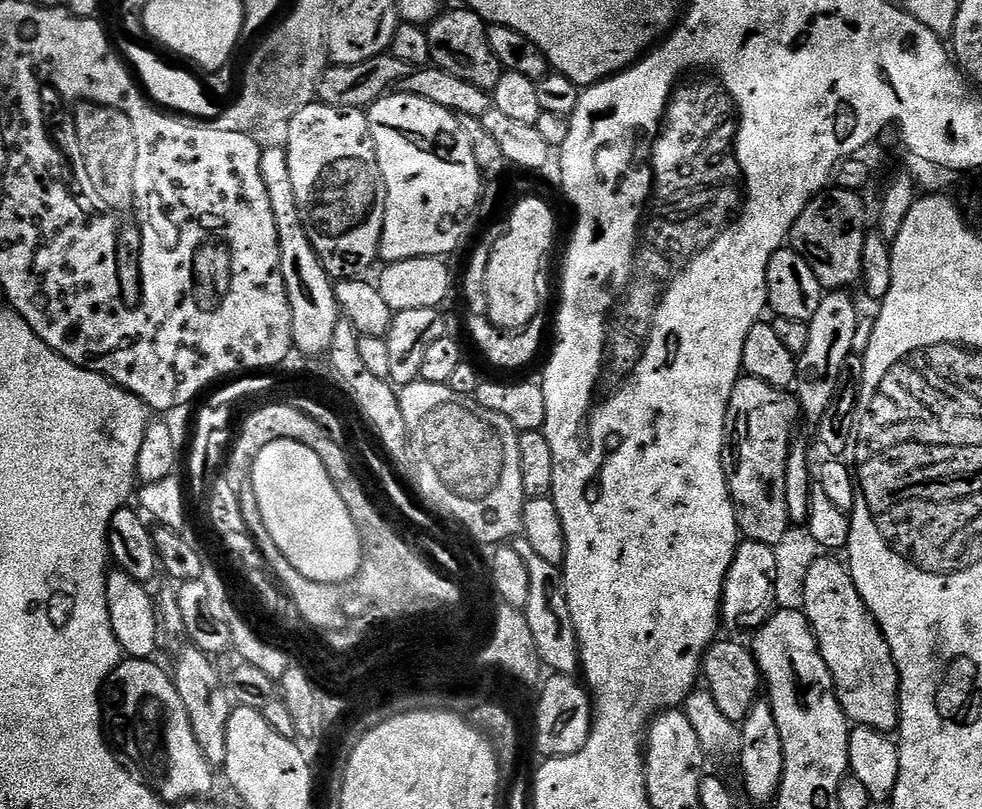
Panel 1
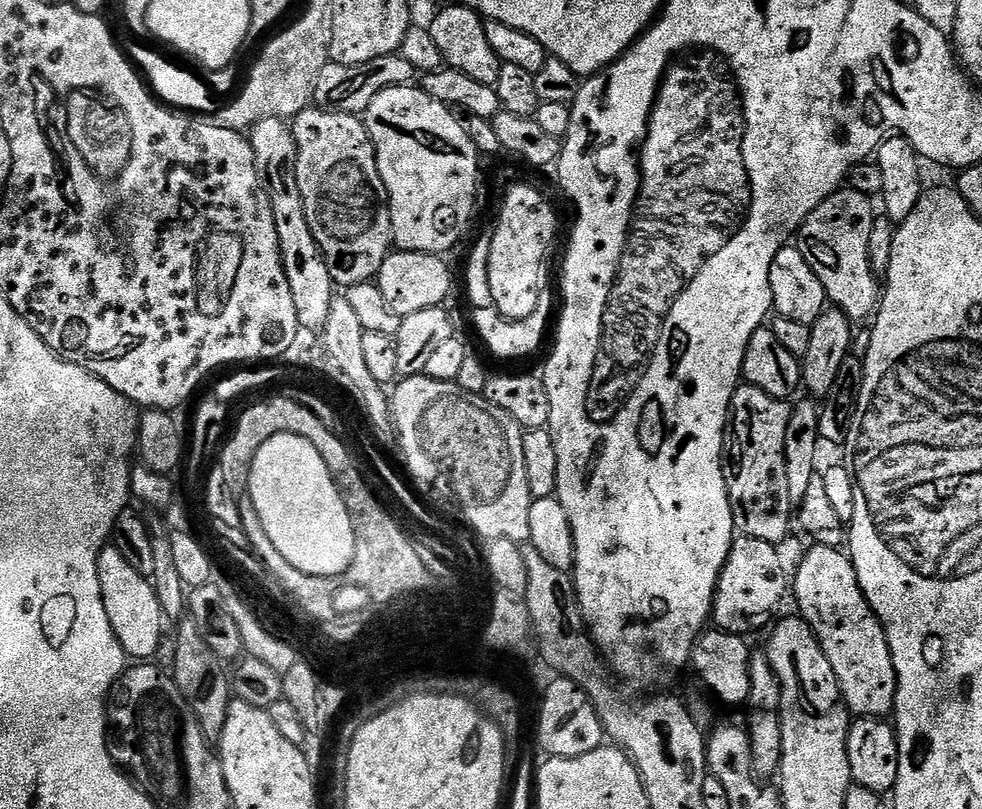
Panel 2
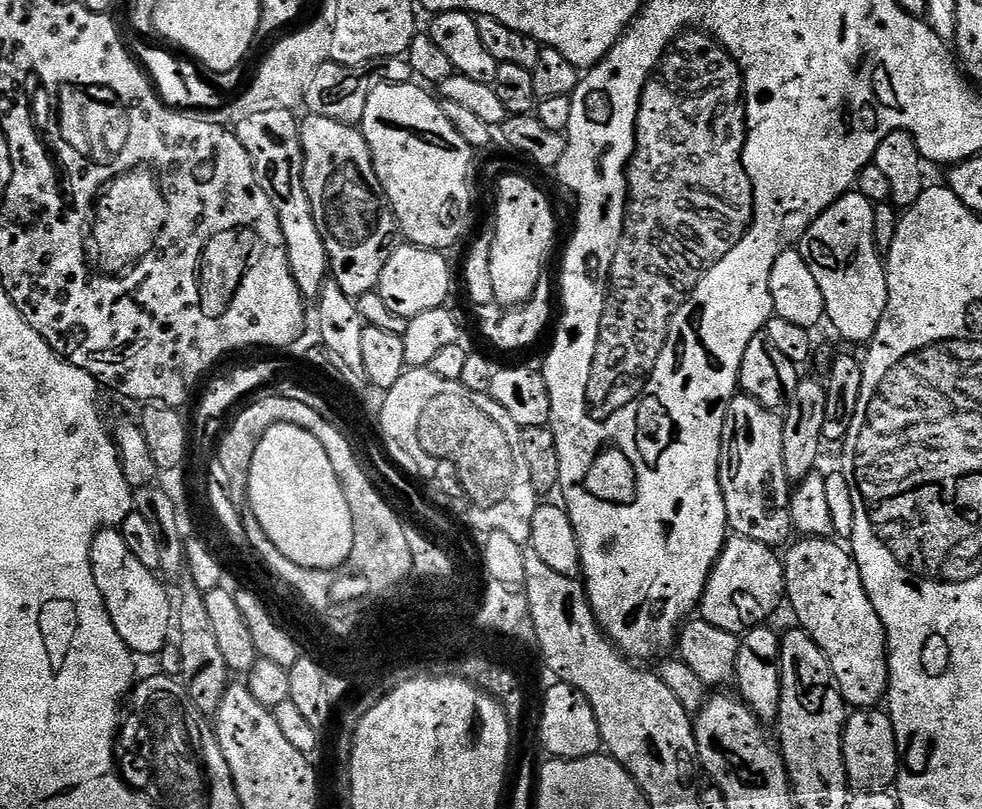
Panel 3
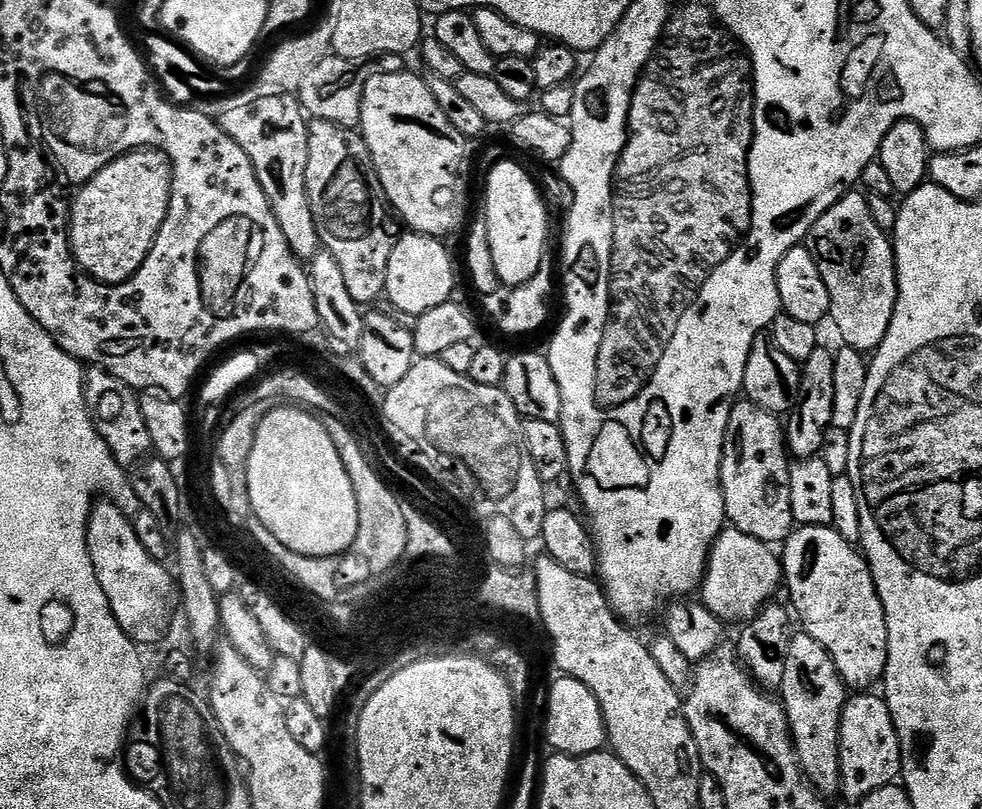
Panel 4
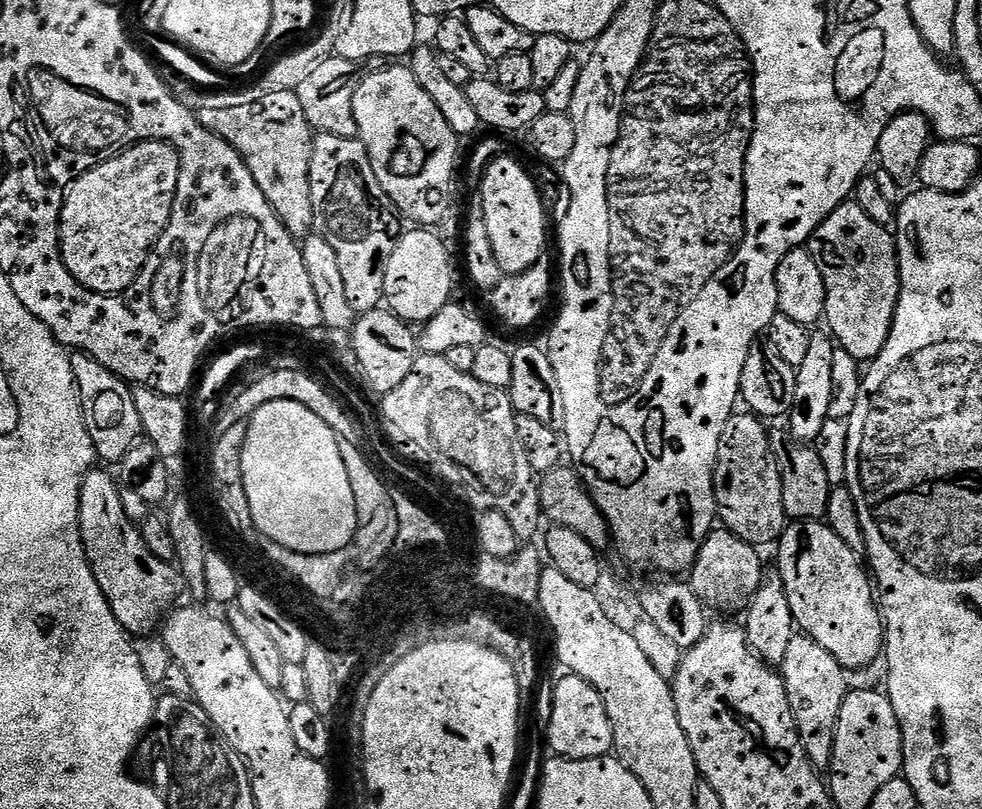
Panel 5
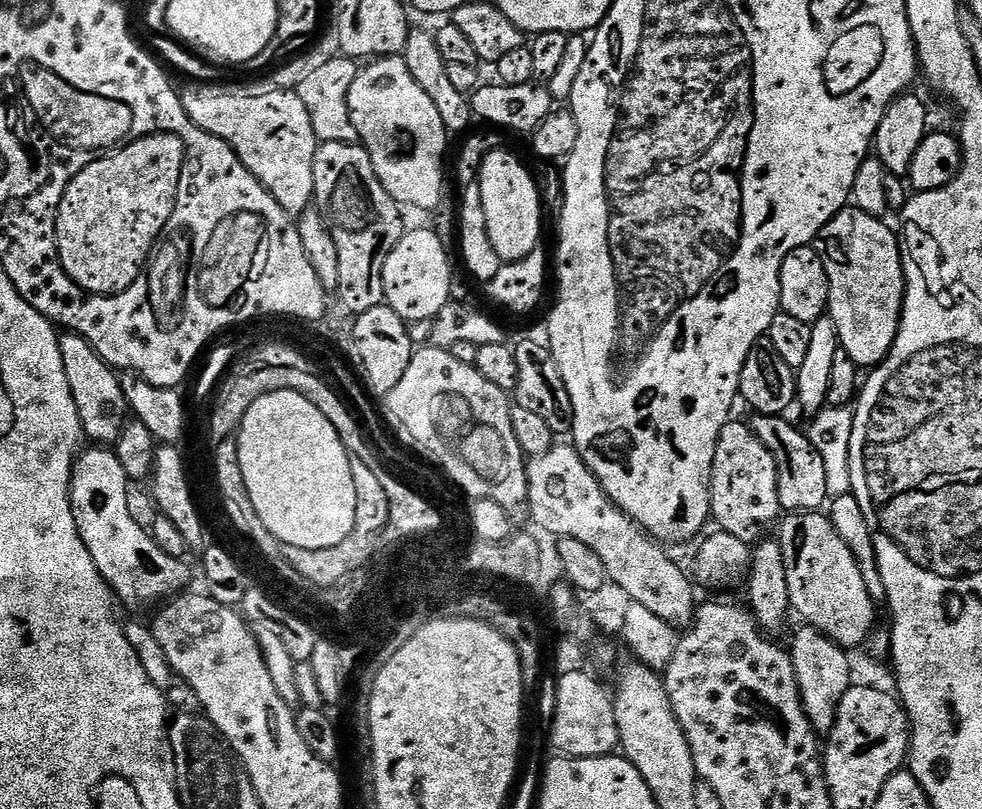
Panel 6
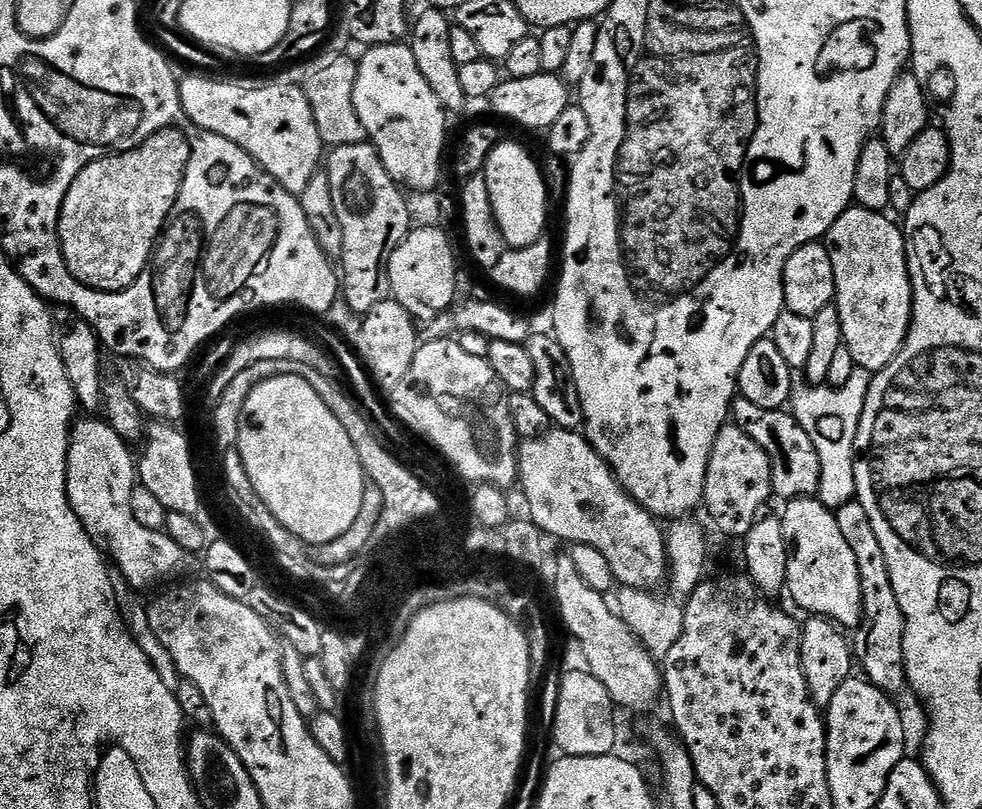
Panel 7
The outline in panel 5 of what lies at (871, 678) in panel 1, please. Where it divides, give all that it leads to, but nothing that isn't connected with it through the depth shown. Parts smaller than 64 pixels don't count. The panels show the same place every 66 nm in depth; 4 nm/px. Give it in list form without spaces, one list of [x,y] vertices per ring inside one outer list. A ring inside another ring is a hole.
[[[797,520],[789,523],[778,541],[779,548],[778,575],[784,580],[797,629],[818,642],[818,646],[830,650],[830,654],[834,654],[834,658],[845,670],[864,668],[867,664],[874,663],[879,656],[881,659],[886,648],[884,617],[878,607],[878,596],[874,591],[869,569],[858,553],[850,550],[850,546],[846,546],[846,542],[842,542],[842,538],[838,538],[833,529],[820,520]]]

